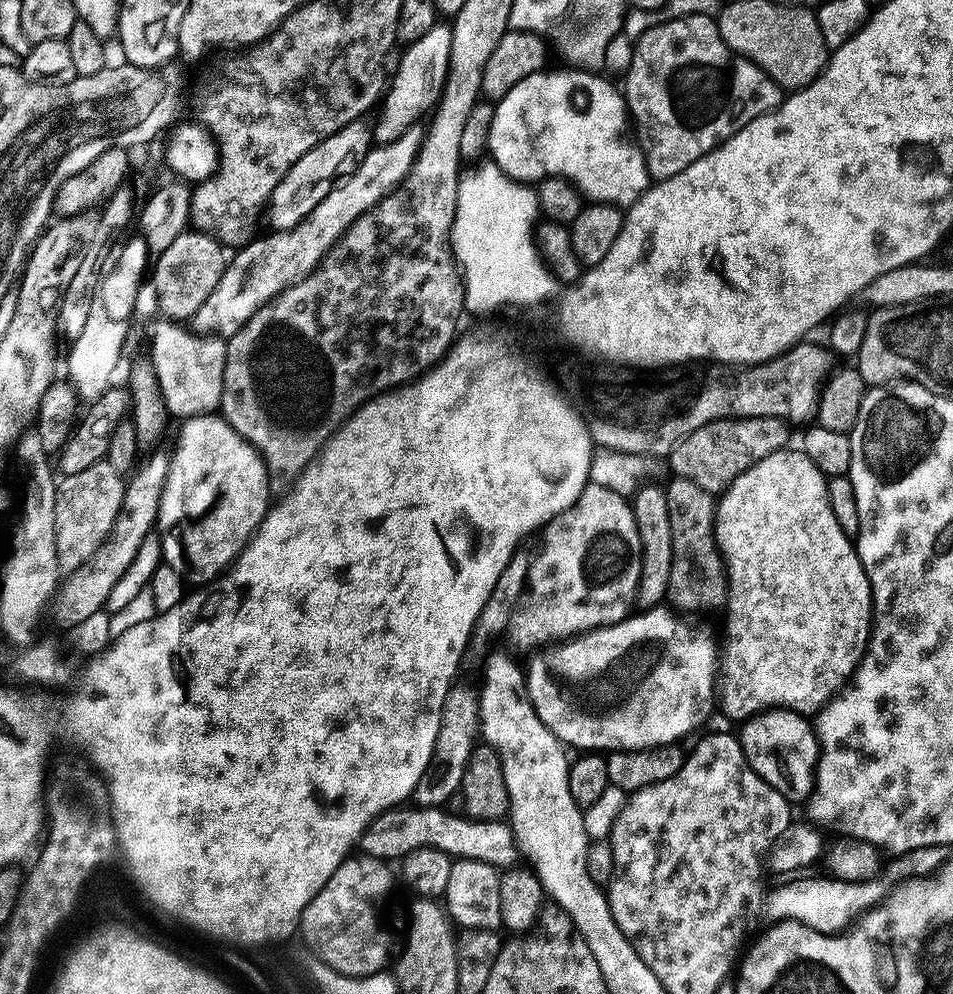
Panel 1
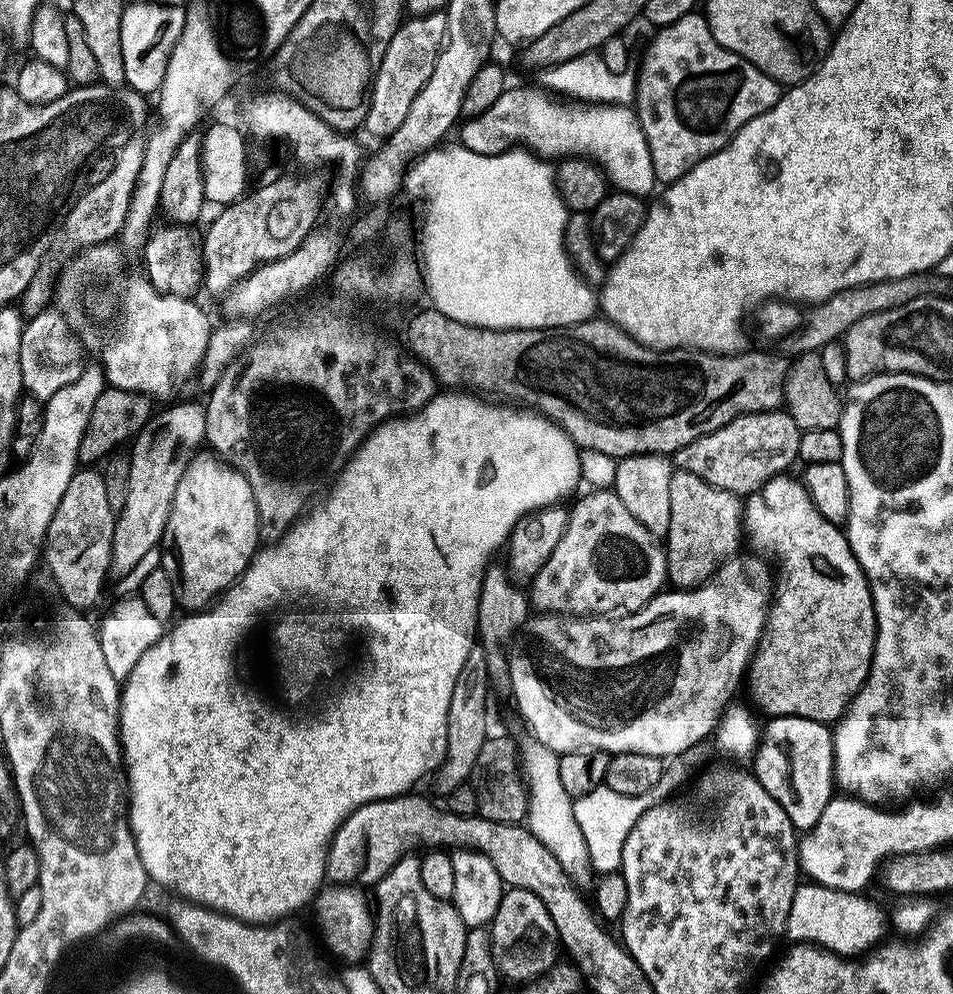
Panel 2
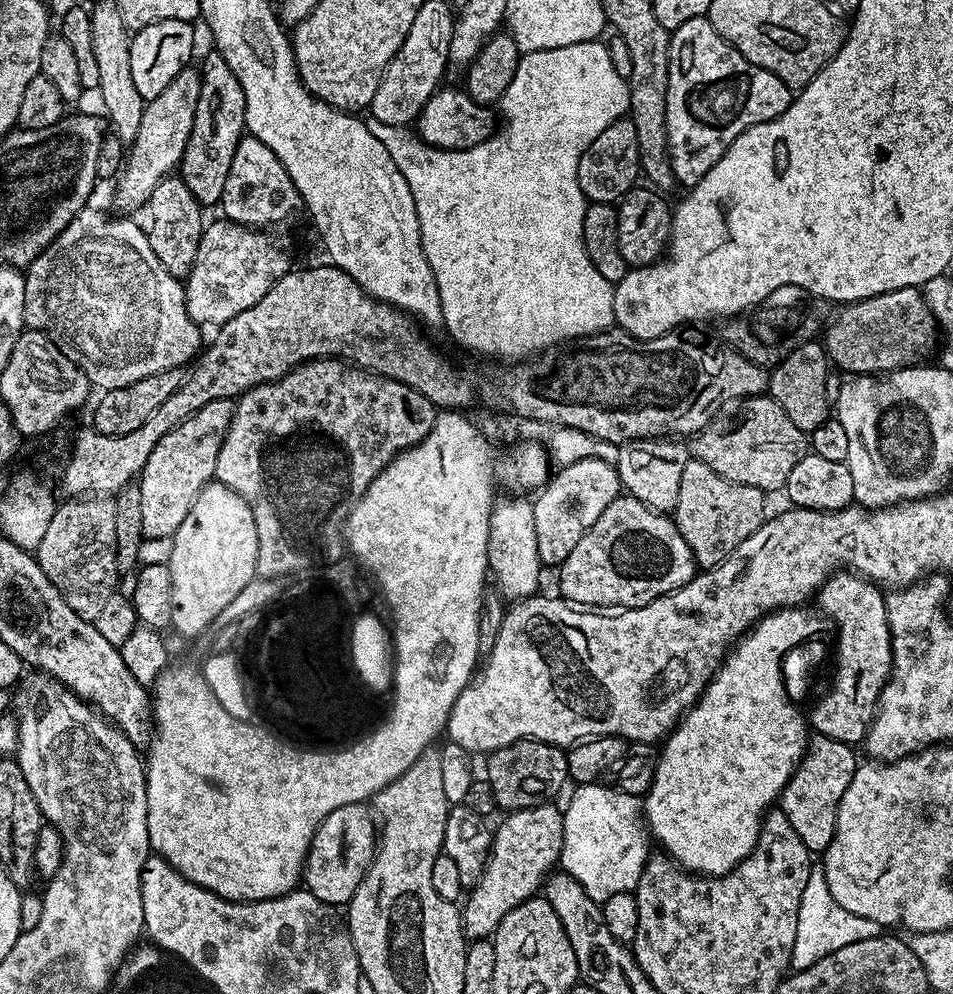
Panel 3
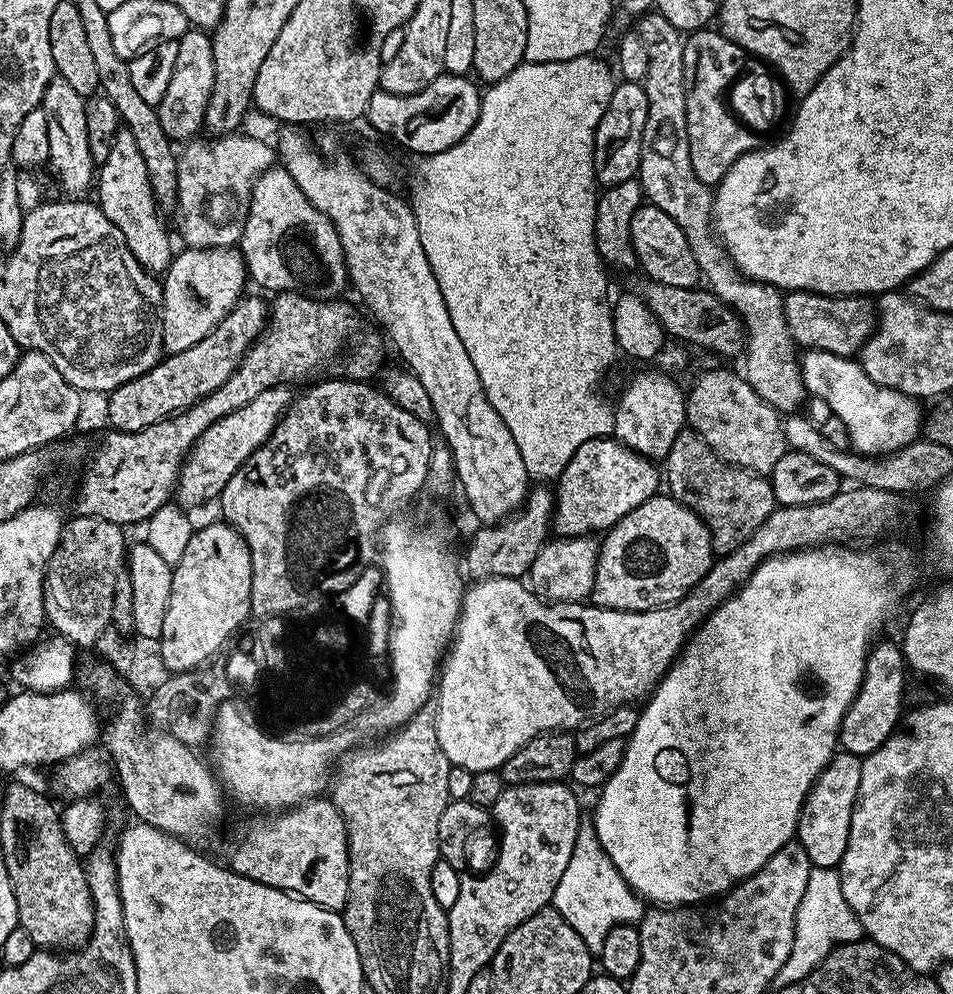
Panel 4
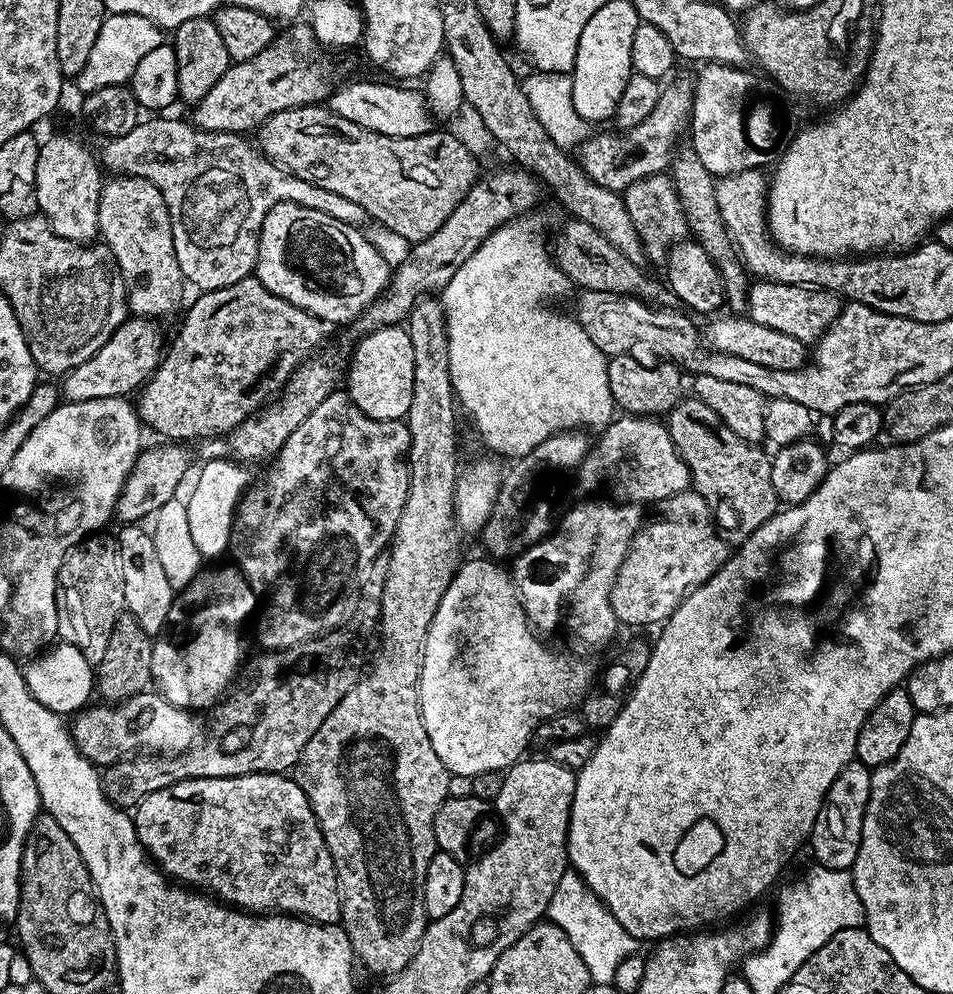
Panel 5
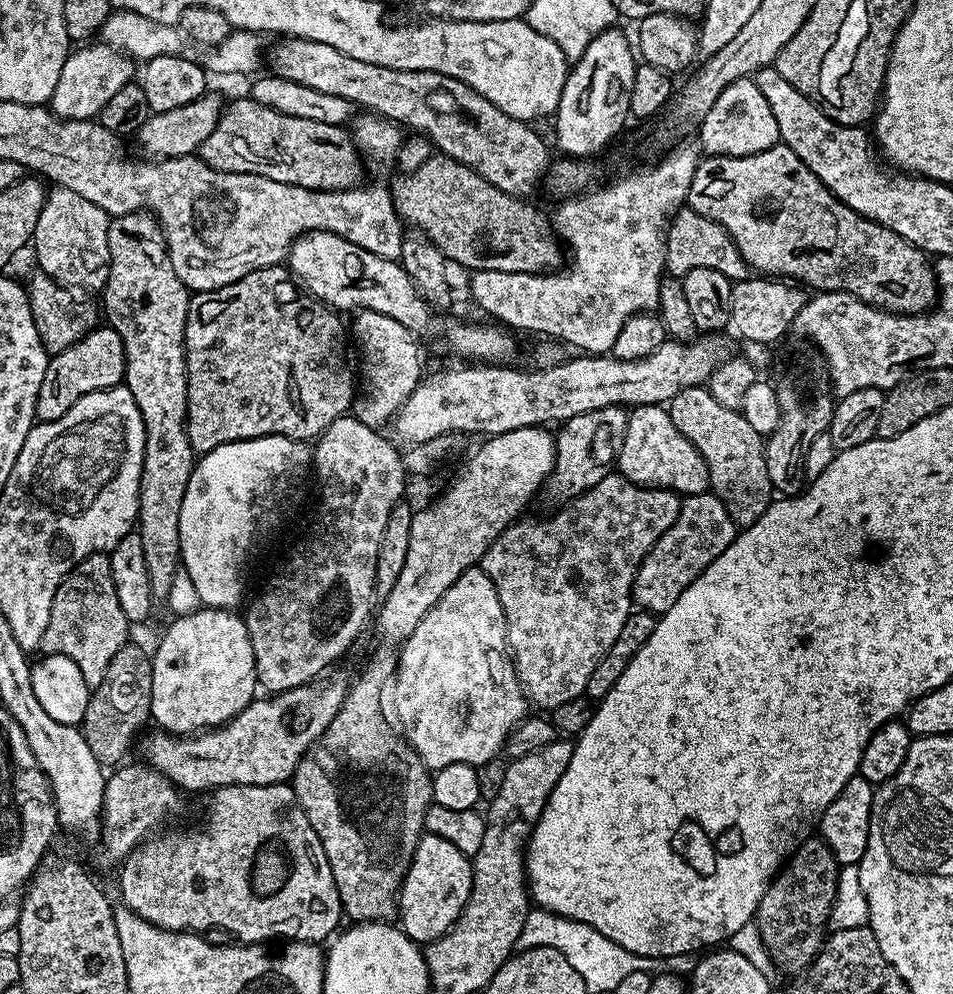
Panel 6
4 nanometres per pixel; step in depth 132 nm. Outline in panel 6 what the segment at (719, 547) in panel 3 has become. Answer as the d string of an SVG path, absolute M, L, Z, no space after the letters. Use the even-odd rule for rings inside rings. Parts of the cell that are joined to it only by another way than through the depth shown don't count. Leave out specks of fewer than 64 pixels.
M704 386L682 390L675 398L668 401L666 407L674 426L678 426L678 434L689 440L698 450L698 454L702 454L708 467L711 491L726 506L737 529L743 530L758 522L758 518L762 518L762 514L774 499L770 474L766 474L765 441L759 432L750 426L740 410L722 406L722 402L718 402L718 398L714 398L714 394L710 394Z

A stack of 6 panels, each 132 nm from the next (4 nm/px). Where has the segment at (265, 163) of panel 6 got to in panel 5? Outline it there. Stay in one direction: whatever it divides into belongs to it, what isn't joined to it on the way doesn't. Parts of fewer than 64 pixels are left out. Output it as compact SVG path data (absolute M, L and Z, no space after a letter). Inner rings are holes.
M308 104L305 108L282 110L278 114L271 116L270 119L265 120L258 129L258 135L260 135L258 148L273 164L283 168L285 172L302 178L306 184L313 184L322 190L330 190L334 195L341 196L352 203L356 203L358 206L364 208L365 213L367 213L369 217L372 218L373 216L382 227L389 228L394 235L401 236L402 239L408 240L407 243L409 245L413 245L422 242L426 238L430 238L430 234L434 234L434 230L438 230L438 226L442 226L442 222L446 218L450 218L450 214L459 206L462 202L462 198L469 192L472 185L475 184L478 179L478 173L476 173L475 168L475 158L468 152L460 152L464 148L463 142L460 141L458 137L451 136L448 132L436 131L437 130L429 130L417 136L411 136L410 138L394 138L386 134L371 132L362 126L358 126L354 122L346 122L346 118L342 118L338 113L333 112L326 106Z

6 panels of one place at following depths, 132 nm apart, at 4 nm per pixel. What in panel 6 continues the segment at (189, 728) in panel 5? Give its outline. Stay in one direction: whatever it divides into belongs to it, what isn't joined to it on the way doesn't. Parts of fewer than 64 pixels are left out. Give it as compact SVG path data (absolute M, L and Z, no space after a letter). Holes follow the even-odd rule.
M344 676L324 679L264 698L268 700L254 698L227 724L202 732L177 736L156 730L148 740L146 763L185 793L208 794L226 786L270 786L291 781L298 762L334 722L334 714L348 697L350 680Z

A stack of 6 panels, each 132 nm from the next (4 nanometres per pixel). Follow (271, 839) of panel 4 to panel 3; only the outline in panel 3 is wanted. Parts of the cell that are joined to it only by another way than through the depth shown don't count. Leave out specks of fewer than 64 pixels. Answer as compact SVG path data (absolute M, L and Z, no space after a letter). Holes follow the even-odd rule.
M367 803L338 806L338 810L330 813L314 834L308 857L304 859L302 884L307 891L314 893L320 899L321 904L347 905L358 890L372 862L374 841L378 836L377 825L374 820L372 824L371 819L373 820L373 817L370 815Z

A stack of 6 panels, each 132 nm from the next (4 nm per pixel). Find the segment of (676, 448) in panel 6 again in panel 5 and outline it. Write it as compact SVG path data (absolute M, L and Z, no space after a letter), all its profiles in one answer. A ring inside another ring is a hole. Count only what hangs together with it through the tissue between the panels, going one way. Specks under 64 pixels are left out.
M620 414L599 433L600 441L584 458L582 476L588 480L608 480L611 495L620 502L641 506L659 505L674 494L689 491L692 479L686 462L678 454L668 433L667 423L656 418Z

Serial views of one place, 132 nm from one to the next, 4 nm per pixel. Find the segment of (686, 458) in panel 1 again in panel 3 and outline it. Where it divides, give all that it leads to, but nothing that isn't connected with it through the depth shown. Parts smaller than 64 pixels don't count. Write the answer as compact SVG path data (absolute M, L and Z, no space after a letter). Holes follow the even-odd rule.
M761 394L751 398L745 398L739 401L738 408L740 412L736 412L733 416L729 414L721 415L719 418L712 421L707 428L703 428L701 432L696 433L690 440L690 452L695 459L702 461L706 466L710 466L710 470L714 470L714 474L718 474L722 478L726 478L730 482L738 482L742 486L754 486L760 488L765 494L772 494L772 491L783 489L784 484L790 478L790 470L794 470L794 466L798 466L798 462L806 454L806 434L798 426L794 426L794 422L790 422L790 418L786 418L786 410L782 410L782 406L778 406L778 402L772 399L771 395Z

